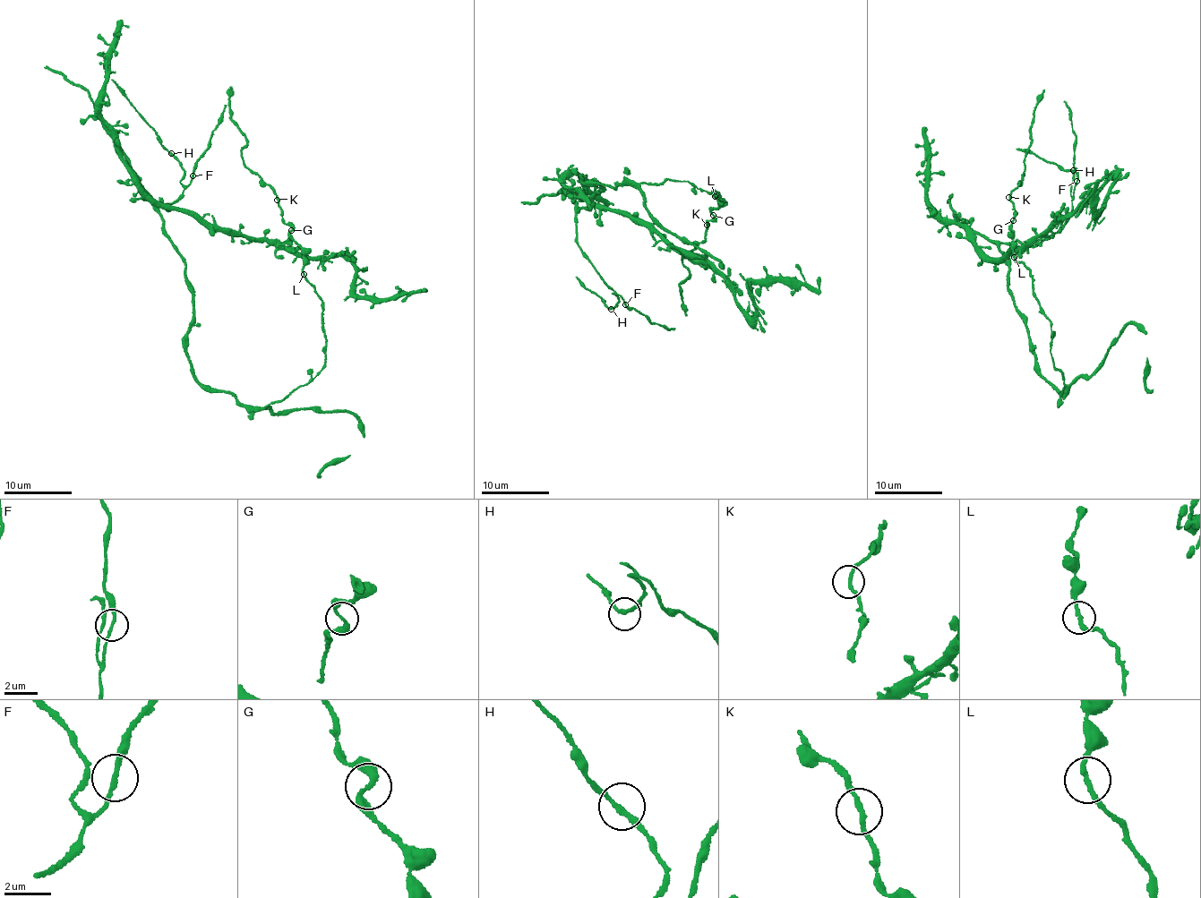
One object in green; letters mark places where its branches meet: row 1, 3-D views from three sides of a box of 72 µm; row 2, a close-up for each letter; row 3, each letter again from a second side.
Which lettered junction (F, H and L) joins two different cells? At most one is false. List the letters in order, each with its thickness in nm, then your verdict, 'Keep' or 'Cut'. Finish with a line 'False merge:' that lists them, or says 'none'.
F: Thickness 180 nm. Keep
H: Thickness 200 nm. Keep
L: Thickness 200 nm. Keep
False merge: none

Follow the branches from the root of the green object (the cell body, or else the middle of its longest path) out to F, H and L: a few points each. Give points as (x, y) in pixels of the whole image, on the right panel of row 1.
F: (1048, 381), (999, 246), (1039, 245), (1058, 233), (1076, 181)
H: (1048, 381), (999, 246), (1039, 245), (1060, 230), (1072, 208), (1073, 170)
L: (1048, 381), (1068, 391), (1050, 355), (1050, 320), (1035, 296), (1029, 268), (1014, 258)

